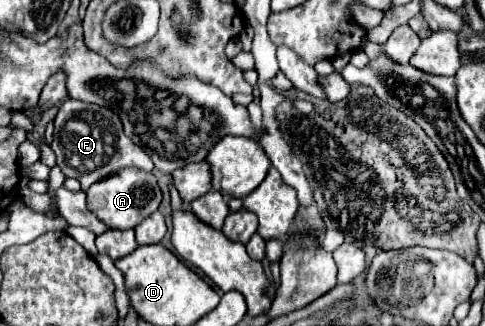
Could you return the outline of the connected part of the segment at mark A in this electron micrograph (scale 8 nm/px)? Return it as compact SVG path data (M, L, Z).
M122 169L114 175L94 183L86 191L86 195L88 195L88 209L98 219L102 219L110 229L136 227L140 221L144 221L148 215L152 215L158 209L158 203L162 201L162 191L158 193L156 177L152 173L140 171L140 169Z

